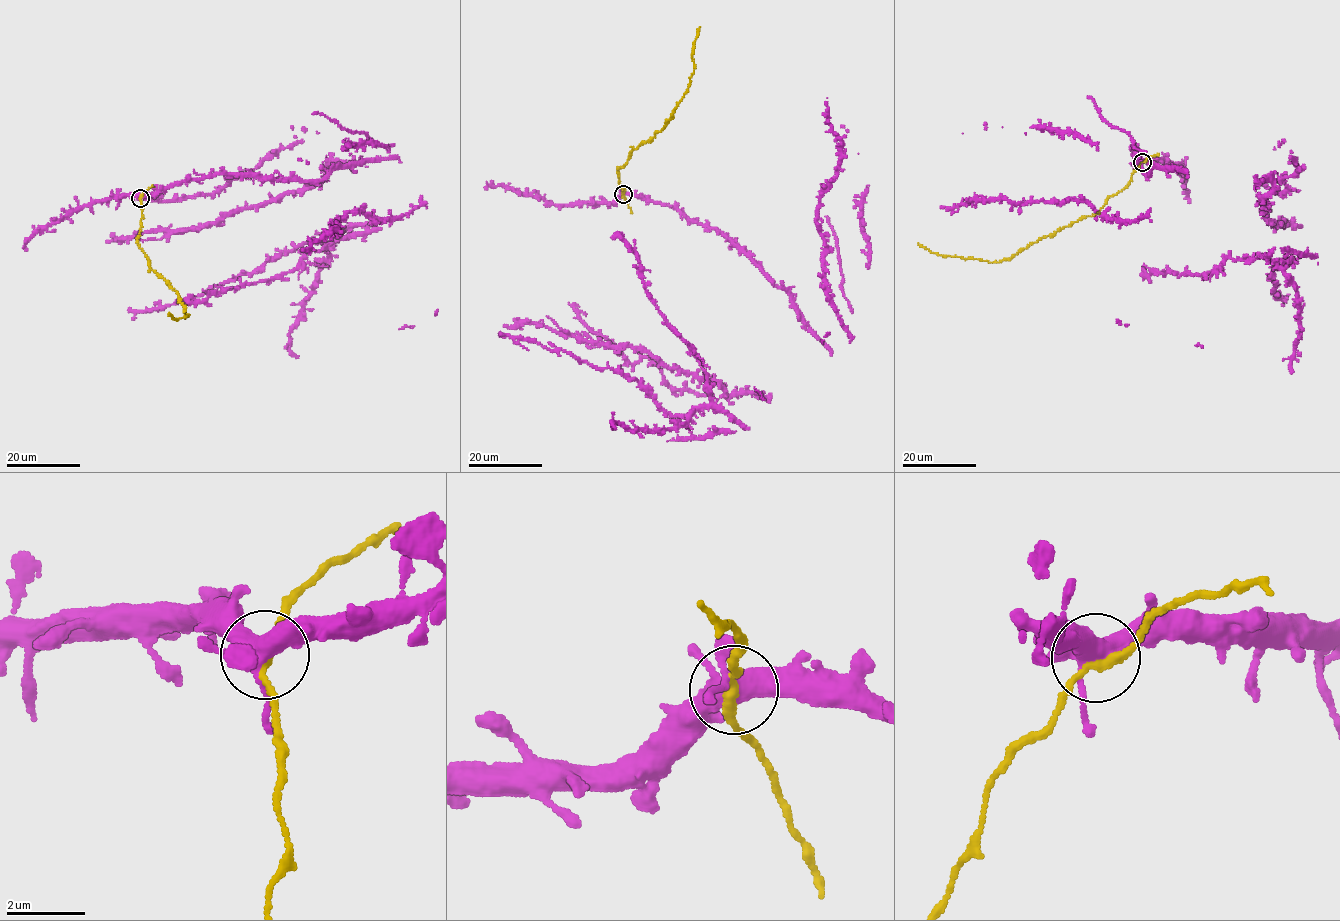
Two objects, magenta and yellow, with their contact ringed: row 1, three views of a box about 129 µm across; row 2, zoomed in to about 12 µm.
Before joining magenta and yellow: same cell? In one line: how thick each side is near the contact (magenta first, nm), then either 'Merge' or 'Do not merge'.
Thickness 420 nm (magenta) against 220 nm. Do not merge

